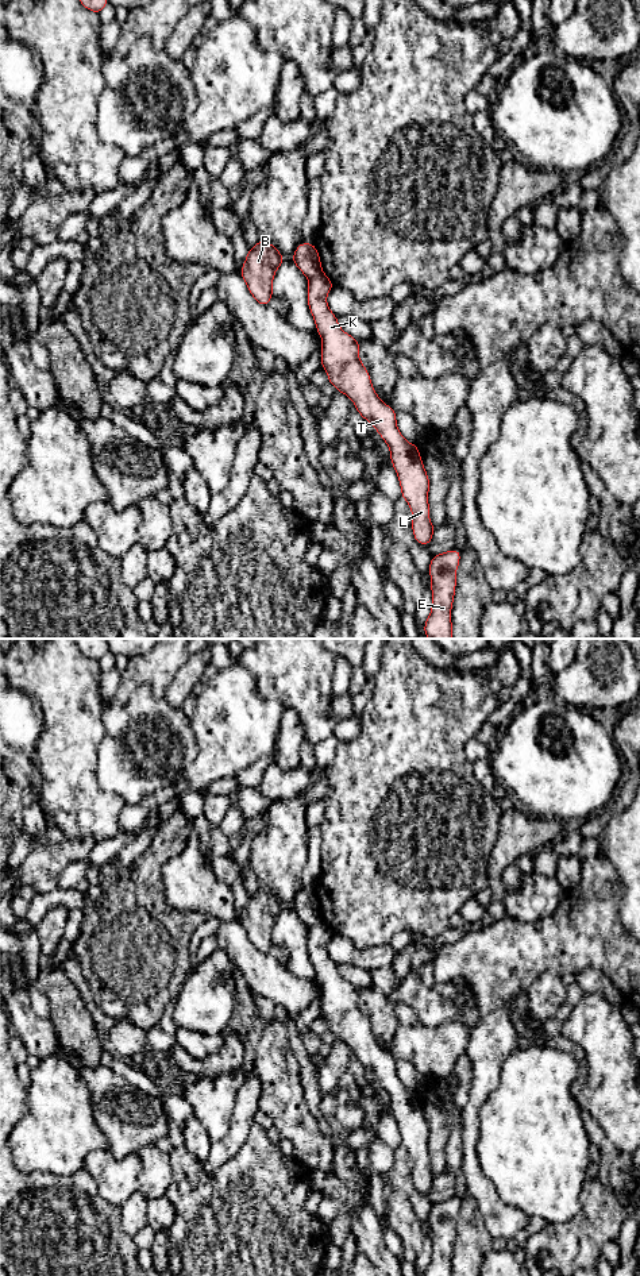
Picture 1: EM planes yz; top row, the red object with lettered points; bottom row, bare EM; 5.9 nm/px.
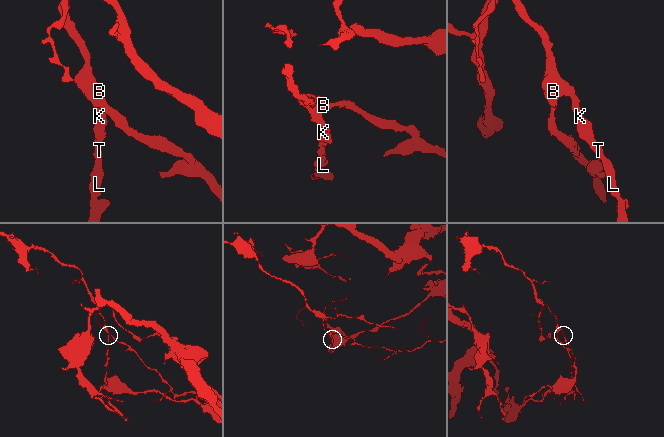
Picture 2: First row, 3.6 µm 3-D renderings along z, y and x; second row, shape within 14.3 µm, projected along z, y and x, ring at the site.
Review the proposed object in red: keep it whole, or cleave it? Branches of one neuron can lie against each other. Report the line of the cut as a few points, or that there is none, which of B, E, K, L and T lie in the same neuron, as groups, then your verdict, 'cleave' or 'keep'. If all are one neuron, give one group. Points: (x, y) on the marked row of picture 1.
yz (322, 270), (309, 280) | B / E K L T | cleave

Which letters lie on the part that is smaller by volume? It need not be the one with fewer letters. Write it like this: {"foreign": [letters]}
{"foreign": ["B"]}

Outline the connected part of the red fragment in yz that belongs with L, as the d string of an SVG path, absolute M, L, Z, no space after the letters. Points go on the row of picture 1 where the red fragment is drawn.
M320 271L308 281L308 307L321 336L321 367L328 382L350 397L359 415L373 424L390 450L390 460L397 473L401 497L412 510L415 541L428 546L435 527L429 520L429 478L417 444L404 439L397 428L396 410L375 393L369 371L359 359L359 343L344 332L327 304L334 282Z

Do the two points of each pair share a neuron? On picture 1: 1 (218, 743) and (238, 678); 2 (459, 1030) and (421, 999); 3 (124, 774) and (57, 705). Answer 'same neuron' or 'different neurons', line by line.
1: same neuron
2: different neurons
3: different neurons

